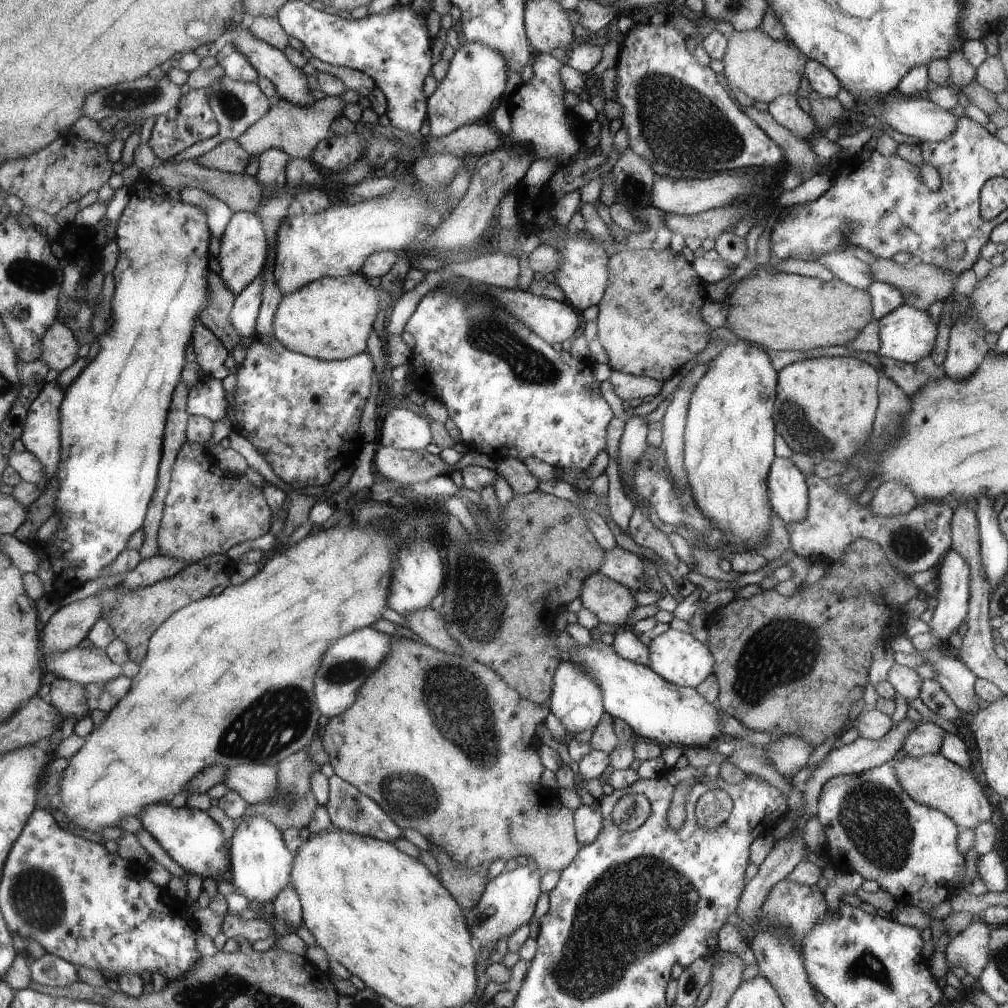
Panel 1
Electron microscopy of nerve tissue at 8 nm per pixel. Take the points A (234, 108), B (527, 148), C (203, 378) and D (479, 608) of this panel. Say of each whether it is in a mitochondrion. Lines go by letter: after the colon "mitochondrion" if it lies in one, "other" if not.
A: mitochondrion
B: other
C: other
D: mitochondrion

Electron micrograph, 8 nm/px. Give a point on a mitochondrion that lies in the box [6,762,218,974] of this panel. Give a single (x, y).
(36, 895)

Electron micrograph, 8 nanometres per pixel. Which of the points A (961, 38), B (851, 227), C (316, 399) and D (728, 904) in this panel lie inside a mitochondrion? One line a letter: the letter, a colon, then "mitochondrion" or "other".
A: other
B: mitochondrion
C: other
D: other

